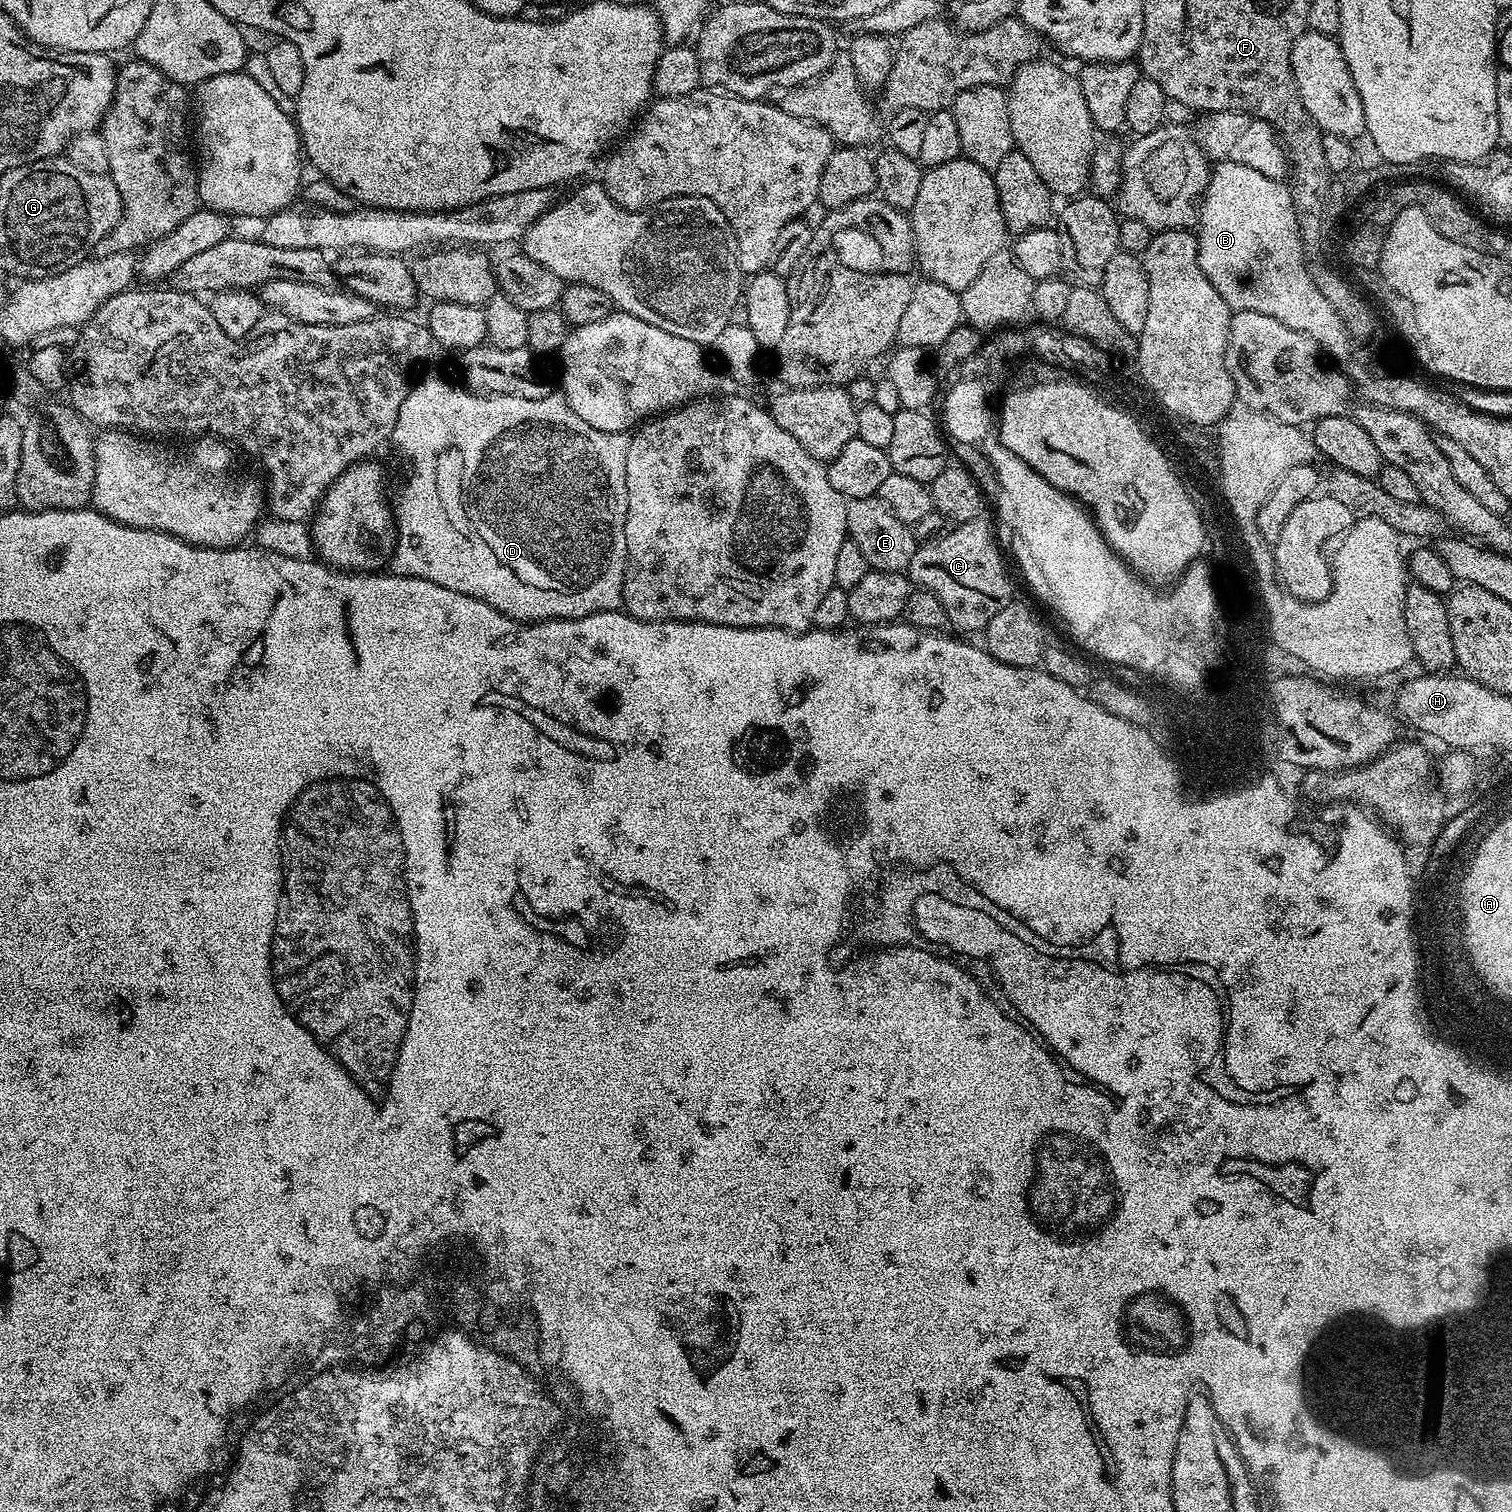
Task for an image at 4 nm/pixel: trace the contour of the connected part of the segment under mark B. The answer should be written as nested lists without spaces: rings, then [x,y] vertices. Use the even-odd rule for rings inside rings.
[[[1220,162],[1211,169],[1208,188],[1198,209],[1198,258],[1206,278],[1222,294],[1229,308],[1239,310],[1258,310],[1278,318],[1290,330],[1306,332],[1319,337],[1320,331],[1328,328],[1332,316],[1330,309],[1319,300],[1318,294],[1304,286],[1300,268],[1300,232],[1295,204],[1289,185],[1279,180],[1266,178],[1250,166],[1238,162]]]

